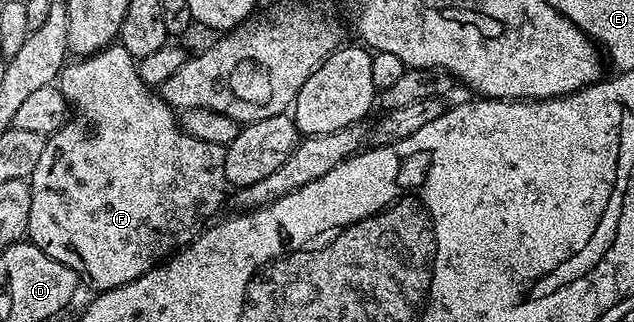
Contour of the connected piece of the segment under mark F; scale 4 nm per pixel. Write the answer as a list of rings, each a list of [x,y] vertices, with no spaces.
[[[112,43],[101,52],[91,54],[90,57],[68,60],[59,73],[57,88],[63,92],[68,106],[73,110],[73,116],[56,133],[47,137],[45,151],[41,151],[41,159],[37,159],[37,167],[29,179],[31,202],[26,240],[41,251],[45,251],[49,259],[57,259],[57,263],[65,263],[65,267],[78,273],[86,284],[88,281],[93,287],[92,290],[116,289],[125,283],[133,283],[133,279],[145,275],[164,259],[170,258],[176,251],[190,245],[204,226],[216,216],[214,213],[223,205],[223,196],[229,193],[225,179],[225,148],[217,143],[201,143],[201,139],[193,139],[185,132],[179,125],[176,110],[165,104],[158,92],[139,78],[137,58],[129,55],[129,51],[125,51],[125,47],[118,43]]]

